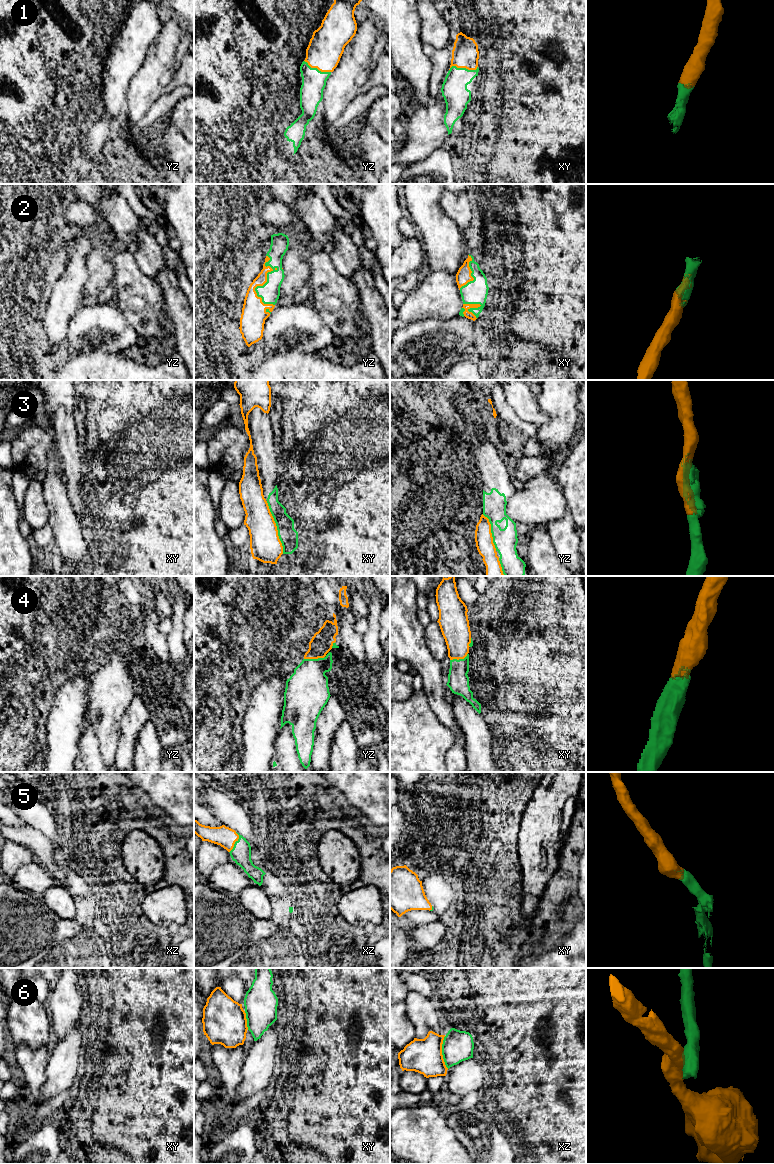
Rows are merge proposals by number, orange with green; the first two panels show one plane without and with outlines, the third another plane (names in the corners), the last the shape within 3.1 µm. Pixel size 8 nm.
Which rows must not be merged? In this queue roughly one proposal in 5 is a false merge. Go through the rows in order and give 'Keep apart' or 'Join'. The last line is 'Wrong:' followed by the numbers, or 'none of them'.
1: Join
2: Join
3: Join
4: Join
5: Join
6: Keep apart
Wrong: 6

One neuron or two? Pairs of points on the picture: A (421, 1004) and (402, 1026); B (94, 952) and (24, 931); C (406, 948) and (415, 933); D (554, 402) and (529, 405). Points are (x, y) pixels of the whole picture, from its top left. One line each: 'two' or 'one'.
A: two
B: one
C: two
D: two

